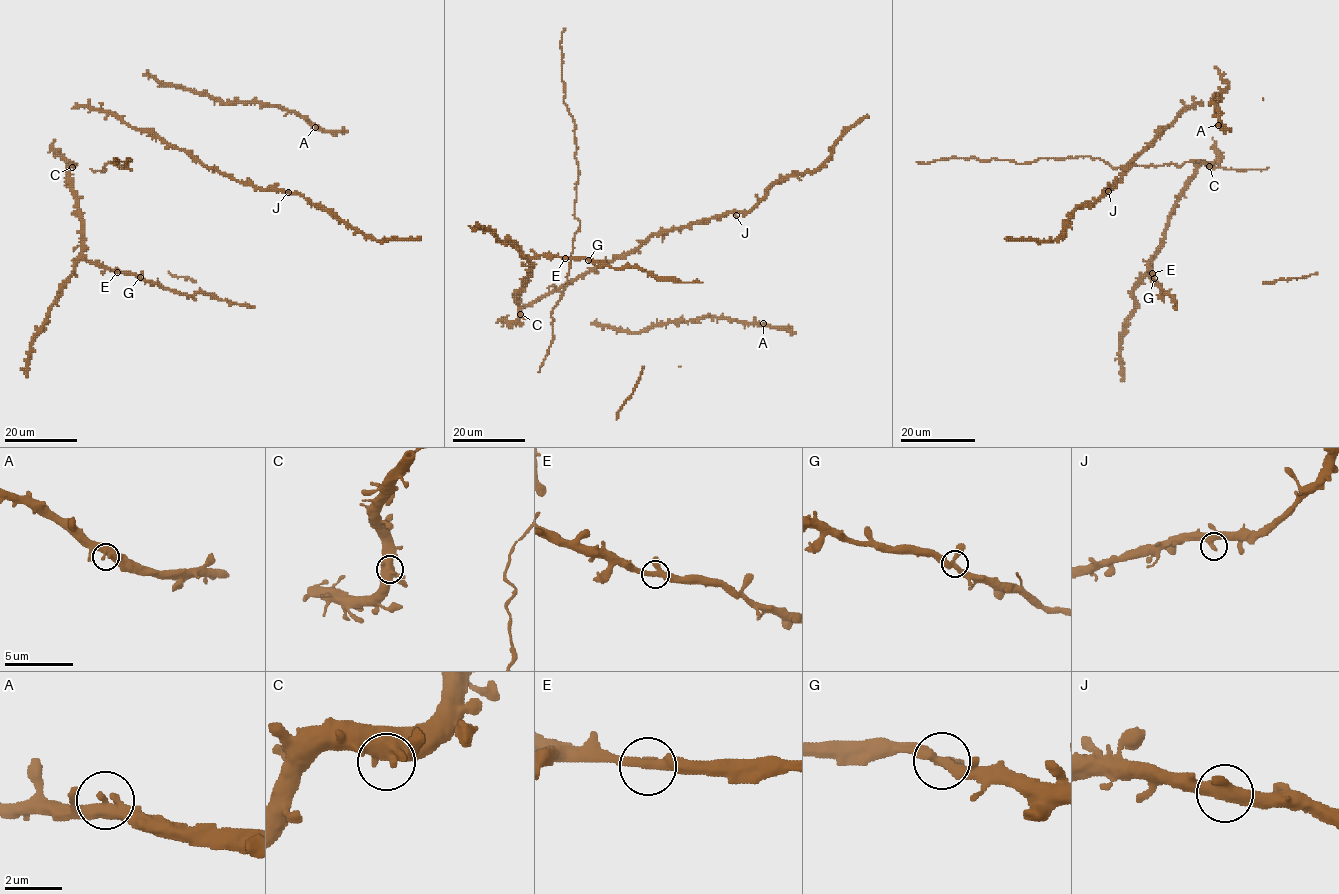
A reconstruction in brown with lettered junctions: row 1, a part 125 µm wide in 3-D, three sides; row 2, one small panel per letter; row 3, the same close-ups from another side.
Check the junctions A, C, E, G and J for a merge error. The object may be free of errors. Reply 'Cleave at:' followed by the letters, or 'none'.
Cleave at: none

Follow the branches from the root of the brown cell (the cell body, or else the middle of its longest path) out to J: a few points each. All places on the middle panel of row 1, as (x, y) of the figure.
J: (520, 306), (531, 306), (579, 276), (635, 251), (657, 233), (728, 213), (736, 215)

